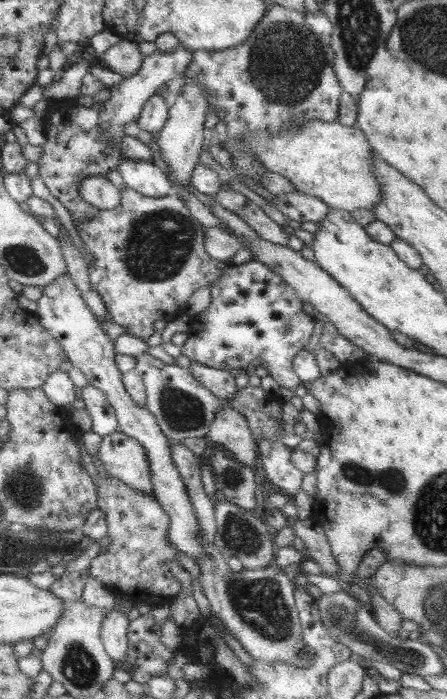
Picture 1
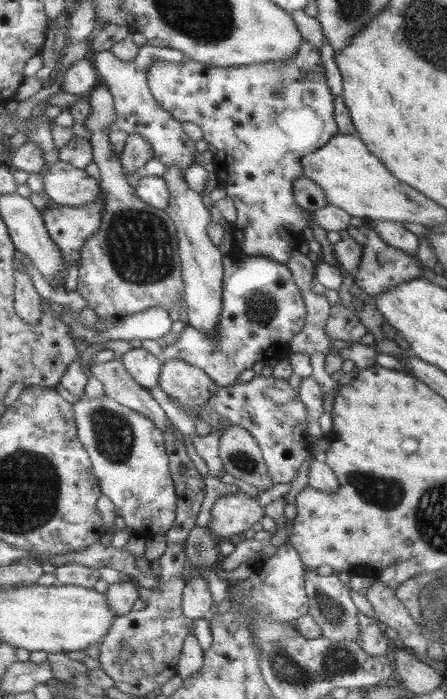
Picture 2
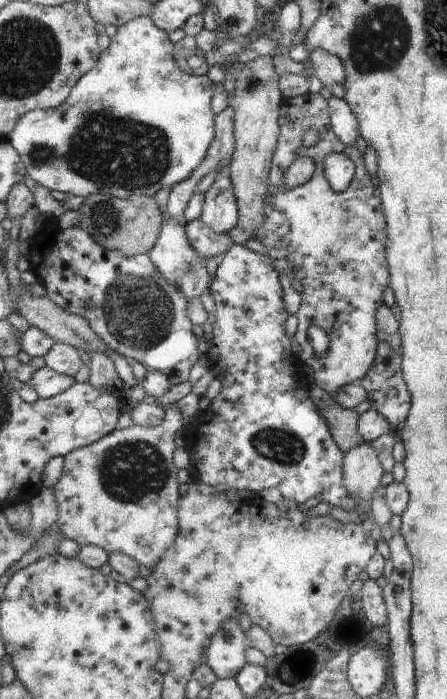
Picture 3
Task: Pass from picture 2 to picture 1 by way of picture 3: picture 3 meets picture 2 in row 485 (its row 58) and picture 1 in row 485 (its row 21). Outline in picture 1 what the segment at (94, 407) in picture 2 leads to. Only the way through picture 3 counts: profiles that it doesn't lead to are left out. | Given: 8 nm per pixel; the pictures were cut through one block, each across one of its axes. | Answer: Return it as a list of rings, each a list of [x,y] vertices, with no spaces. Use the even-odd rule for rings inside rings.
[[[120,430],[108,434],[102,437],[97,457],[101,460],[109,475],[123,479],[125,483],[129,483],[131,487],[135,487],[139,491],[153,493],[153,470],[151,464],[149,464],[149,456],[145,452],[145,446],[141,446],[141,443],[137,442],[135,438],[131,438]]]

